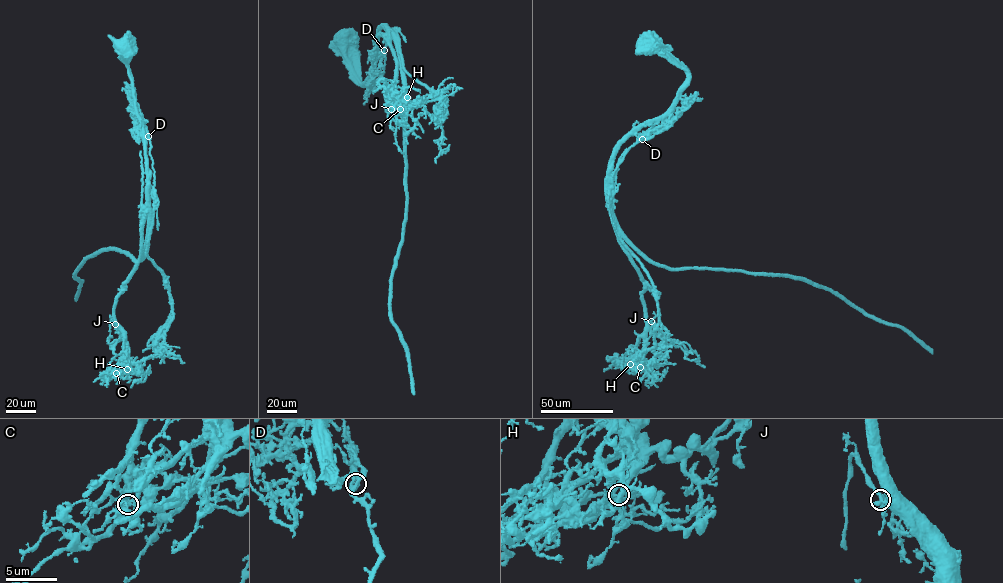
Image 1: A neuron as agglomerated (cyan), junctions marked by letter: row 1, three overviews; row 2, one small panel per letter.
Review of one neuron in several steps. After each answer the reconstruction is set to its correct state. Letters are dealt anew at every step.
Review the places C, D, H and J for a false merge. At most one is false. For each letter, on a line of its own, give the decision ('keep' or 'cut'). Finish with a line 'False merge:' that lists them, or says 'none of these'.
C: cut
D: keep
H: keep
J: keep
False merge: C

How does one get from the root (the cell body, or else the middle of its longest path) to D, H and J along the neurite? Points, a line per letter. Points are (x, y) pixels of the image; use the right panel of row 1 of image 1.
D: (639, 42), (661, 47), (687, 76), (663, 127), (649, 130), (642, 139)
H: (639, 42), (661, 47), (687, 80), (610, 171), (614, 229), (644, 285), (630, 364)
J: (639, 42), (661, 47), (687, 76), (666, 112), (620, 144), (610, 171), (614, 229), (643, 281), (651, 321)

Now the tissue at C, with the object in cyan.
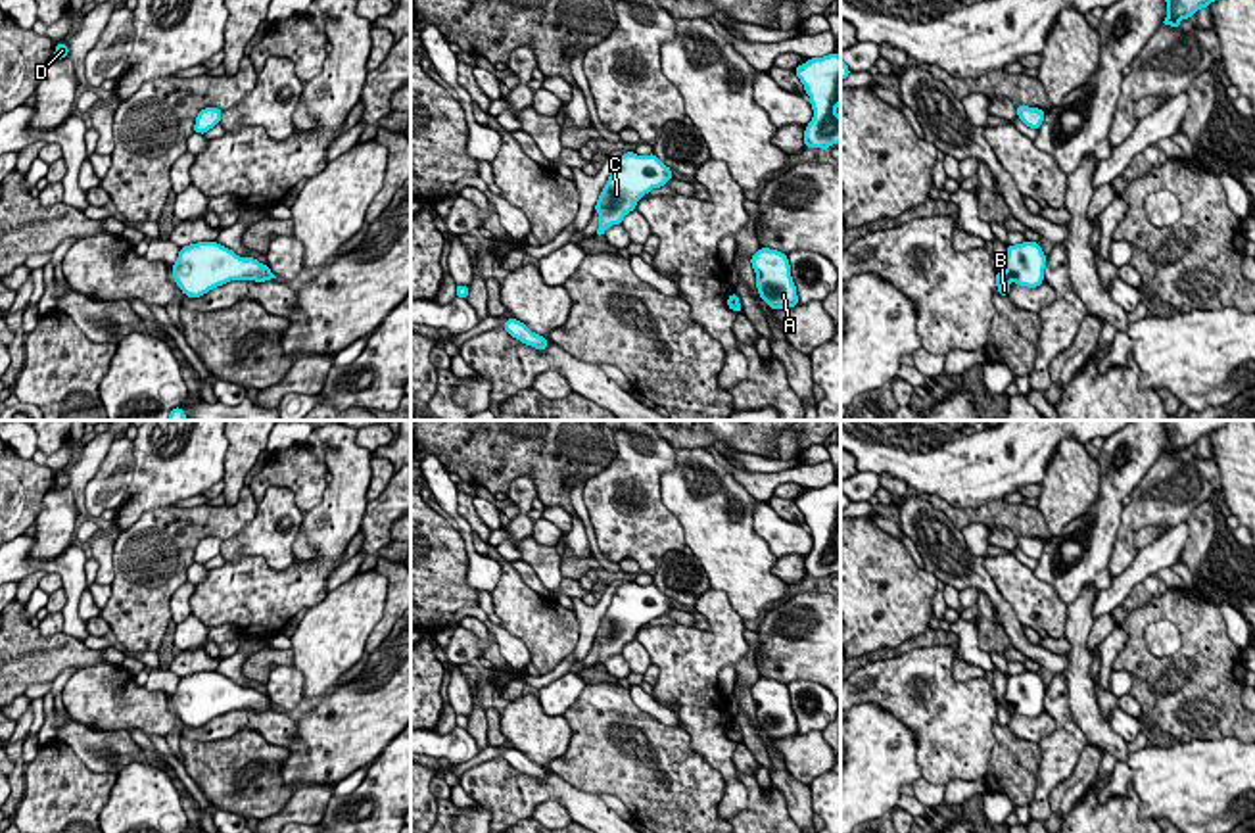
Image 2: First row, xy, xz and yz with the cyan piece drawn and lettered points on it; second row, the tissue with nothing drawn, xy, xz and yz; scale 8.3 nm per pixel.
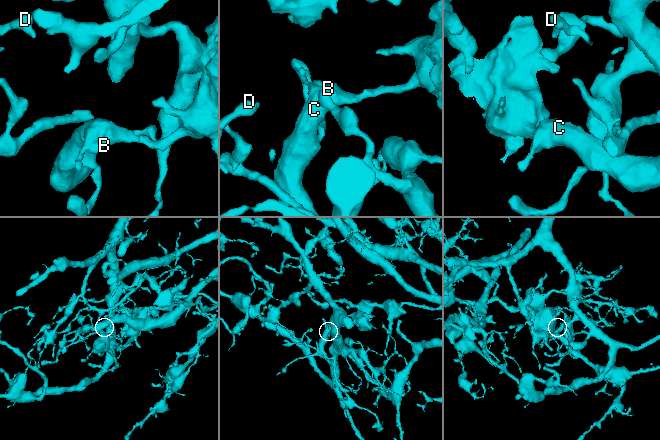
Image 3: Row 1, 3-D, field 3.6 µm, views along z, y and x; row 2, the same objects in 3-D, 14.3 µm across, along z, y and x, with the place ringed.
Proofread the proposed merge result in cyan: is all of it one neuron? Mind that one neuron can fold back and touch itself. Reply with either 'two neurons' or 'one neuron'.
two neurons

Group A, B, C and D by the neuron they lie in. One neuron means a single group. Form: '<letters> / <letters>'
A C D / B

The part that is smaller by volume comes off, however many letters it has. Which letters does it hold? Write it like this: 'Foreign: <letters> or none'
Foreign: B

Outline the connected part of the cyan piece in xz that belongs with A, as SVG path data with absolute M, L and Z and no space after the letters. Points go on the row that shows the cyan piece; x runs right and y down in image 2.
M760 248L750 263L758 294L773 311L798 305L789 257L783 251Z

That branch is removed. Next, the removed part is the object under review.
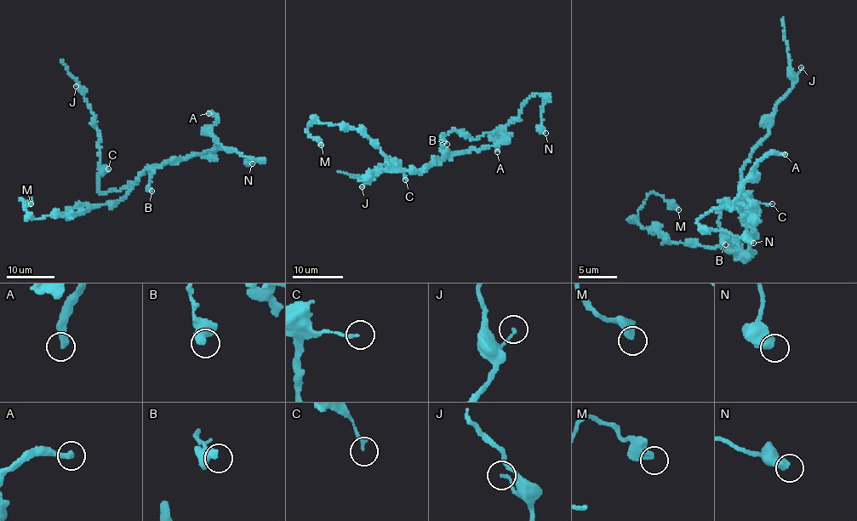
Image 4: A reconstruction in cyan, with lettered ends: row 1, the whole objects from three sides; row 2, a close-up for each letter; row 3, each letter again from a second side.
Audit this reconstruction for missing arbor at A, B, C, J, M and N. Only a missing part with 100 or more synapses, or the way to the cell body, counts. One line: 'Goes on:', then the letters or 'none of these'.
Goes on: A

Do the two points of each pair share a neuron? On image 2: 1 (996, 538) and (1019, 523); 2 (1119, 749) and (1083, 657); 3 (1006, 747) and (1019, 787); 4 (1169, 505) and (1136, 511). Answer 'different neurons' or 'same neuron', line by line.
1: different neurons
2: same neuron
3: same neuron
4: same neuron

